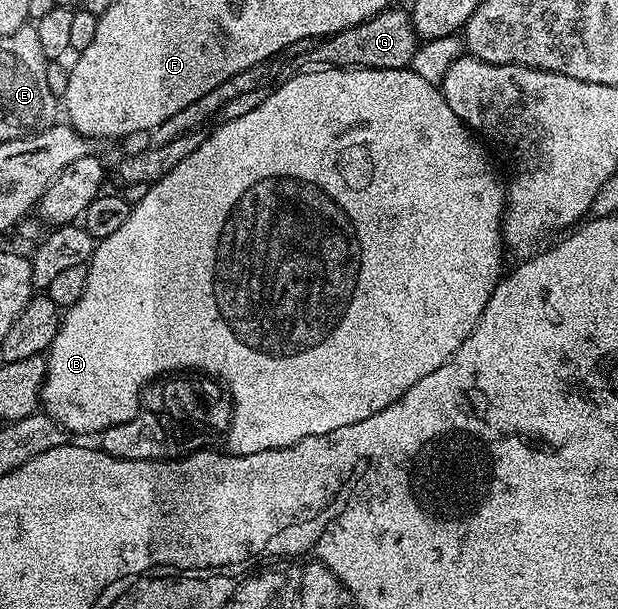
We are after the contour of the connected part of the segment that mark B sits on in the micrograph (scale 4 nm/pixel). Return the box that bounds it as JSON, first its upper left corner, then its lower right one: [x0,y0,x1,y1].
[40,66,503,455]

